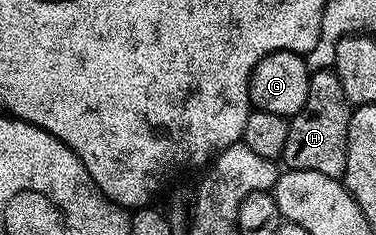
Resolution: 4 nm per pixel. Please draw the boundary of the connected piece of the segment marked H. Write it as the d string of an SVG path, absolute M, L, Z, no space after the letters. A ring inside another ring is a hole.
M332 68L314 70L309 76L307 100L298 114L289 119L287 148L281 158L290 170L323 172L323 176L344 179L347 168L347 128L351 107L347 96L343 96L343 84Z

